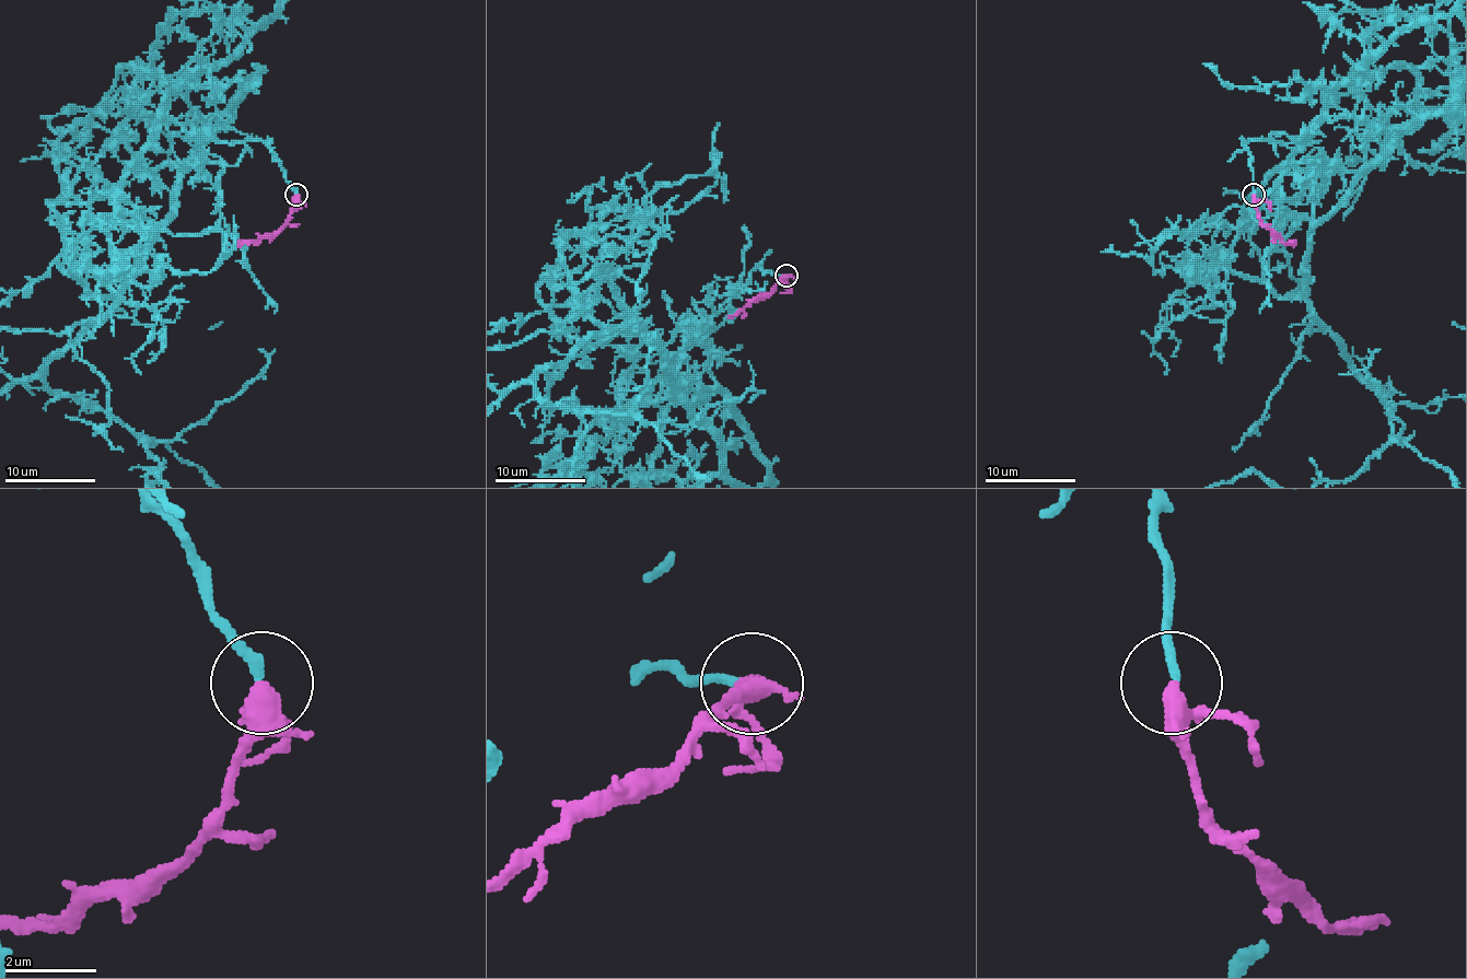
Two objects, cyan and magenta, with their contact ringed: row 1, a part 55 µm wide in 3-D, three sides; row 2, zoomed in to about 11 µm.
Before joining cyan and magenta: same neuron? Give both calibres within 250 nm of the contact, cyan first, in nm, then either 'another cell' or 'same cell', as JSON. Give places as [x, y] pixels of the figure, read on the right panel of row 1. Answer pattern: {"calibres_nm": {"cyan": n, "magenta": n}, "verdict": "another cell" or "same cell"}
{"calibres_nm": {"cyan": 220, "magenta": 280}, "verdict": "same cell"}

